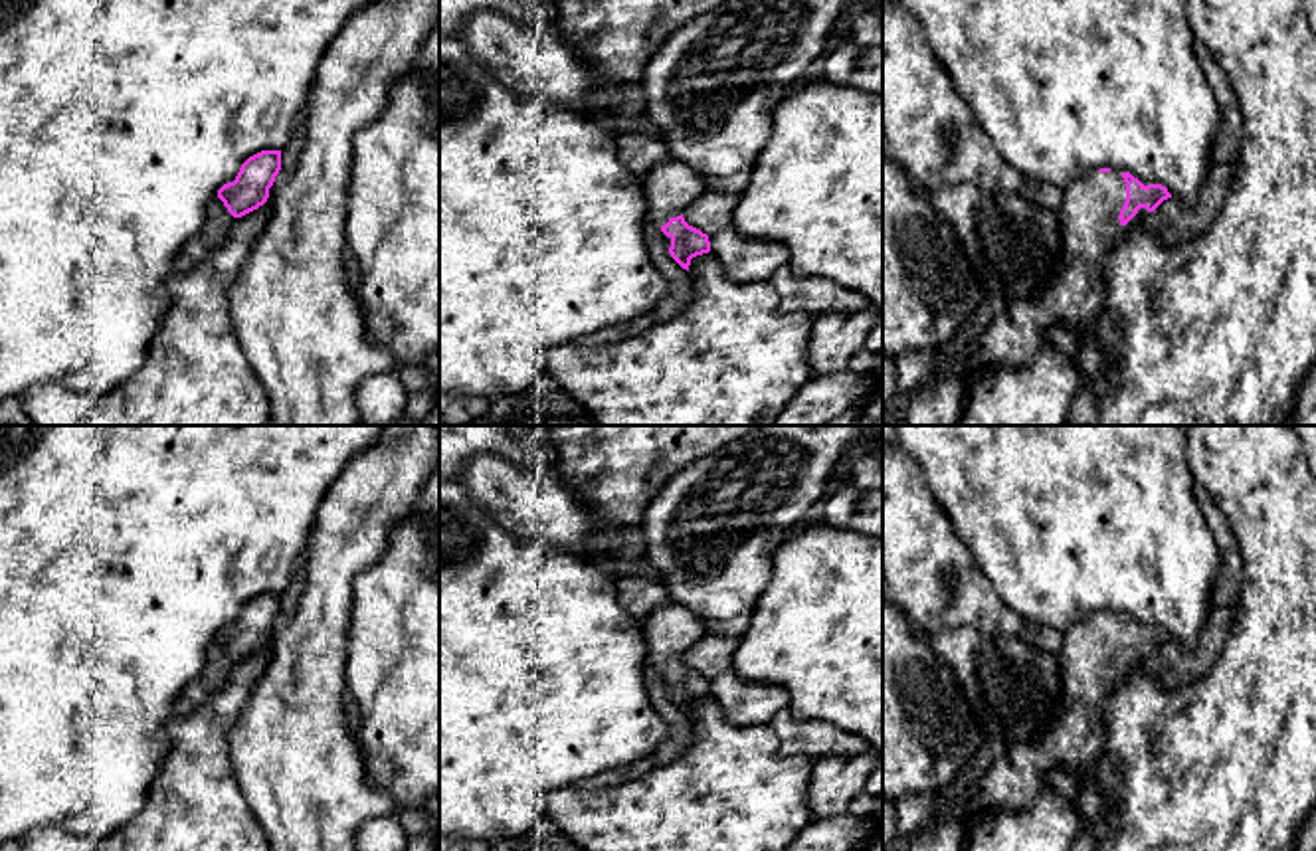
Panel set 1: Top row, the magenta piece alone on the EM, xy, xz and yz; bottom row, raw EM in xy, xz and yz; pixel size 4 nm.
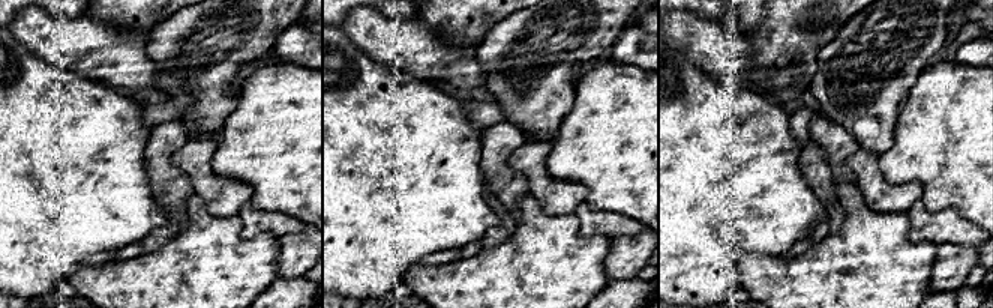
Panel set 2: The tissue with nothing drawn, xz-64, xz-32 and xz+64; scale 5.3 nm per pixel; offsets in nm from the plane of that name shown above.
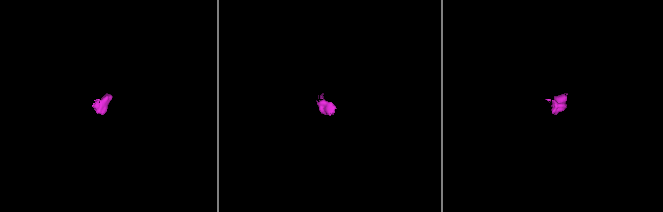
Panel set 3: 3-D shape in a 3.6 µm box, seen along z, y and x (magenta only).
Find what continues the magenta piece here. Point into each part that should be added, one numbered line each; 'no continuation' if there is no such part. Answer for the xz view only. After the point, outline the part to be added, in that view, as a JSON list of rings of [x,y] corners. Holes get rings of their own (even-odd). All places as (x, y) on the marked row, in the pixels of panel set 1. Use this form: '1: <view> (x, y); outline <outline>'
1: xz (669, 187); outline [[[671,158],[643,174],[643,188],[647,220],[661,228],[706,190],[706,180],[689,164]]]

